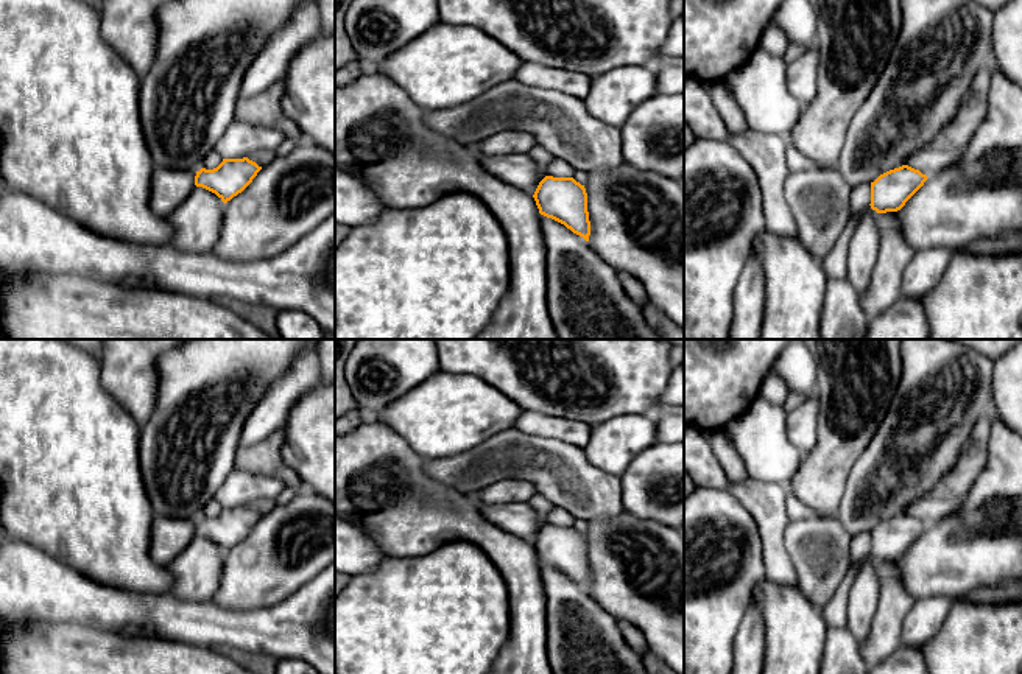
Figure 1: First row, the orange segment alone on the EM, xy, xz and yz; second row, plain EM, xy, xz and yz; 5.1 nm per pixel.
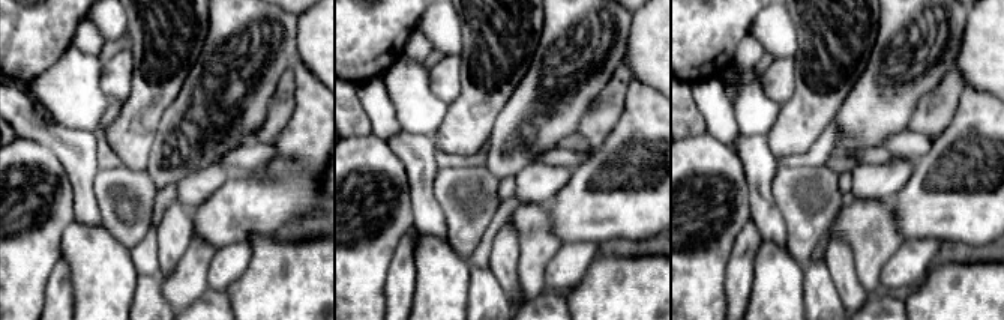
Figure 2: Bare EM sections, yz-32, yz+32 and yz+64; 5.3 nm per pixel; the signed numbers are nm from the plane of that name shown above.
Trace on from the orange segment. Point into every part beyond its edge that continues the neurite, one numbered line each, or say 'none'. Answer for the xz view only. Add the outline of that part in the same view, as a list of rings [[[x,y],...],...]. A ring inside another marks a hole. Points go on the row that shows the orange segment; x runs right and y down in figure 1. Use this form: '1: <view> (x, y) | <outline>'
none

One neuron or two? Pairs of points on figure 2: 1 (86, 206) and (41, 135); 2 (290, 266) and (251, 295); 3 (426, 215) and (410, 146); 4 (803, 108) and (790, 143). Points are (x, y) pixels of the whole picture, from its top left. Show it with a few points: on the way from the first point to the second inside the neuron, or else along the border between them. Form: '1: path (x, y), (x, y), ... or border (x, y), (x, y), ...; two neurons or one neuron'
1: path (83, 187), (81, 166), (60, 144); one neuron
2: path (281, 275), (260, 295); one neuron
3: path (422, 199), (420, 163); one neuron
4: path (803, 117), (791, 134); one neuron

